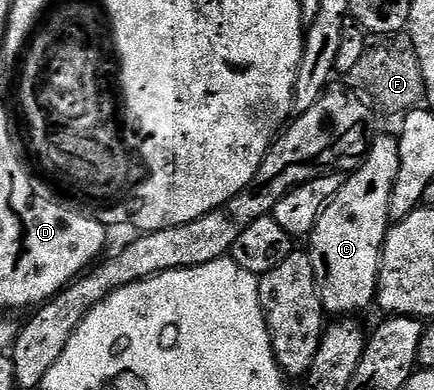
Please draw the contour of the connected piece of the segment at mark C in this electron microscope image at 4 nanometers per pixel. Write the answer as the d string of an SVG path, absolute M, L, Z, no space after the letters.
M397 136L372 137L369 152L355 171L344 177L339 194L323 209L307 237L307 251L313 269L321 306L333 318L349 318L353 312L361 312L374 303L377 294L377 276L381 273L381 248L385 245L385 233L391 227L389 199L391 186L395 186L395 174L399 174L399 146Z

